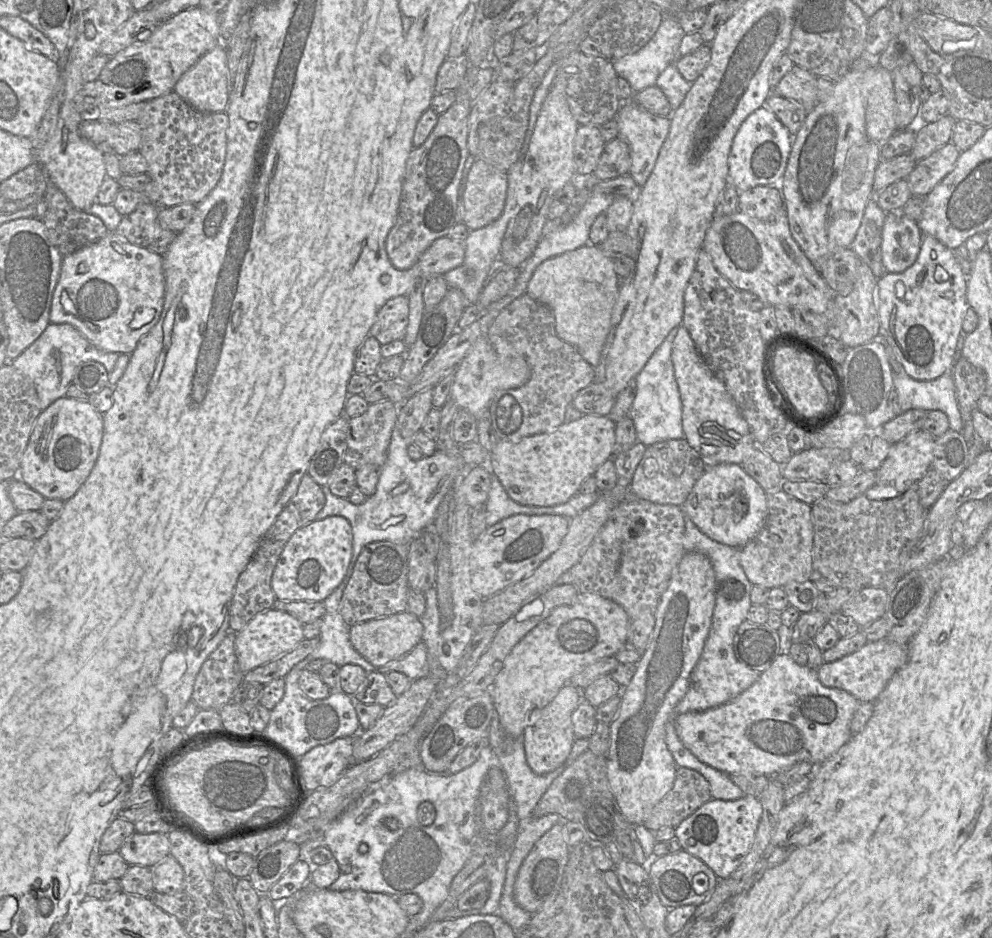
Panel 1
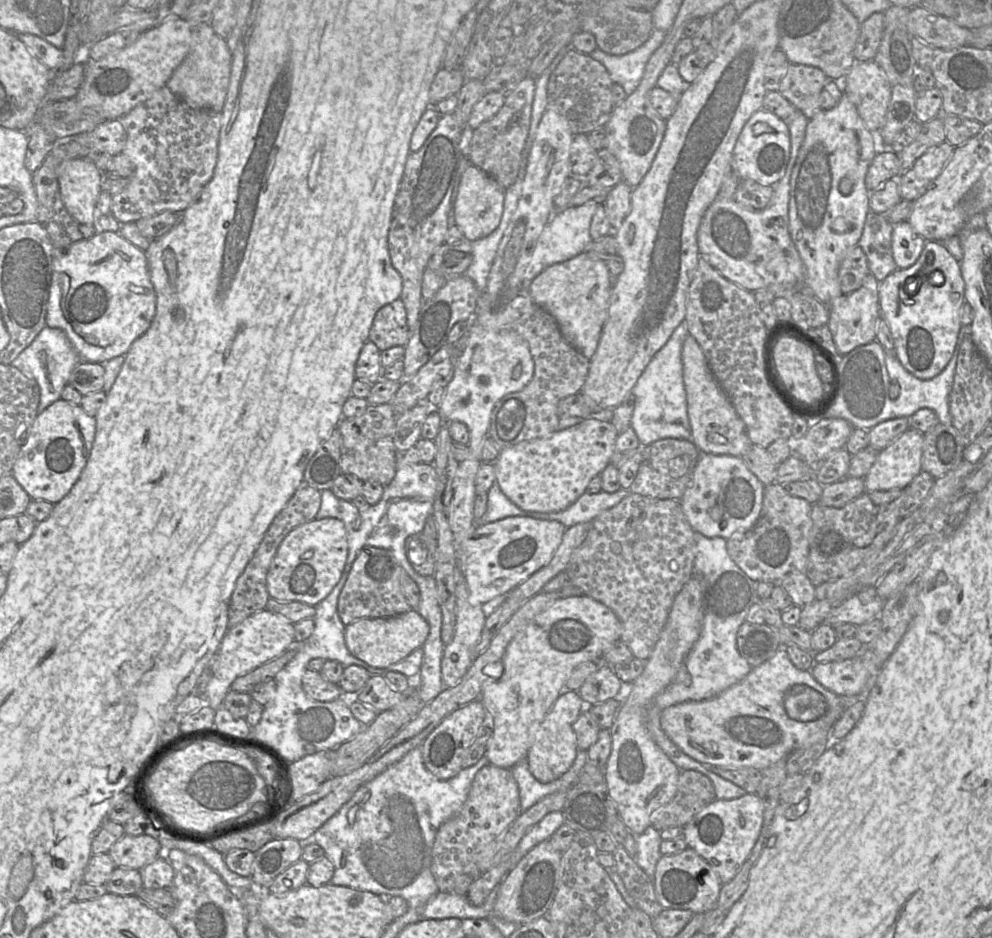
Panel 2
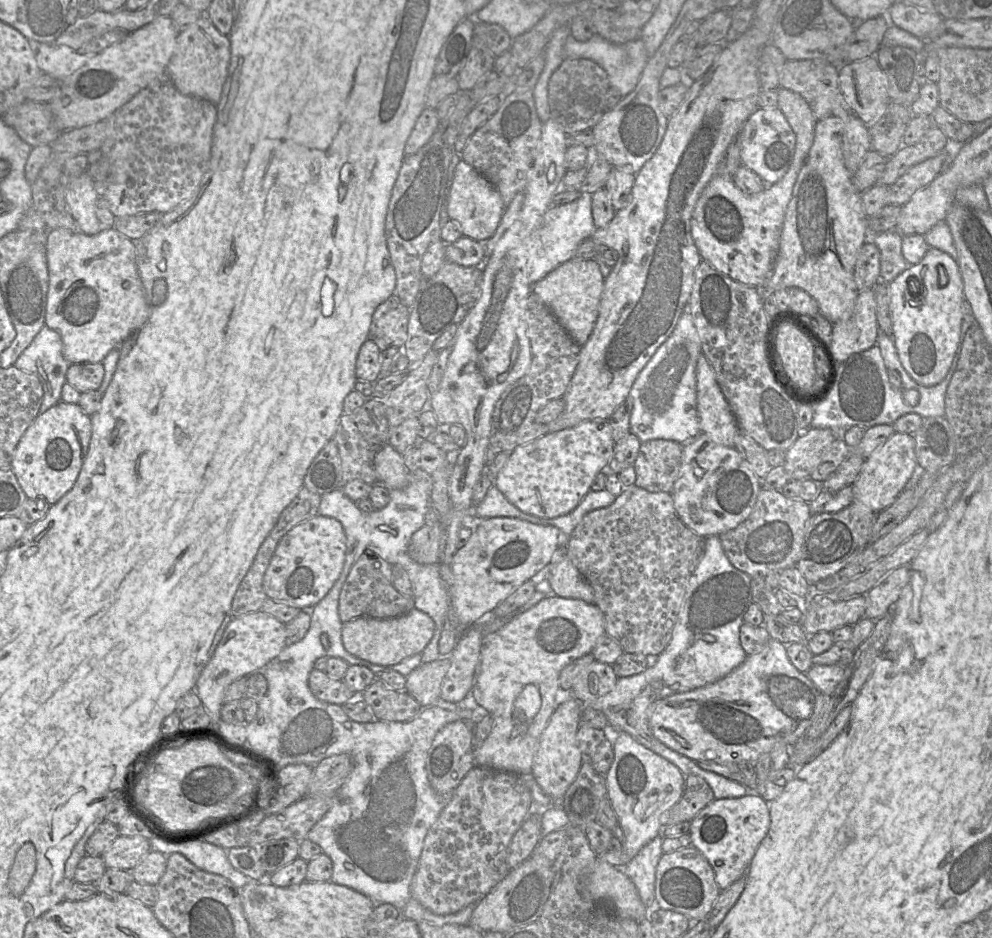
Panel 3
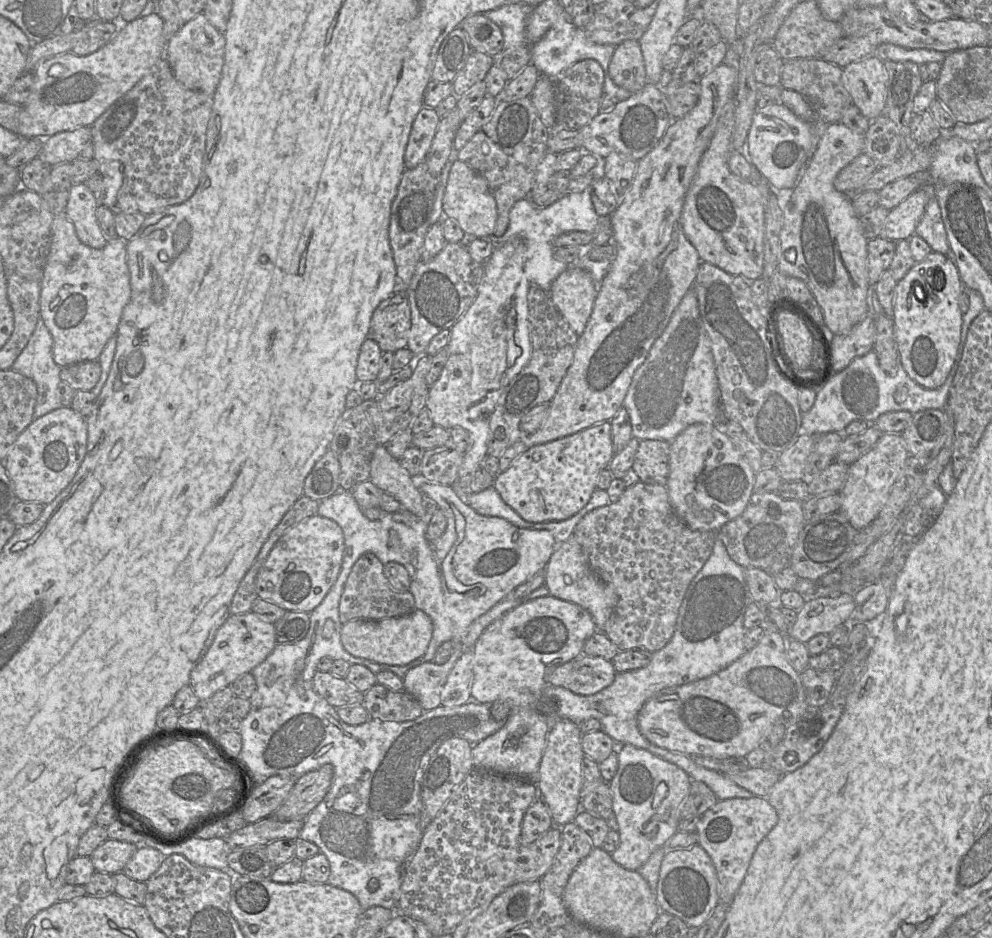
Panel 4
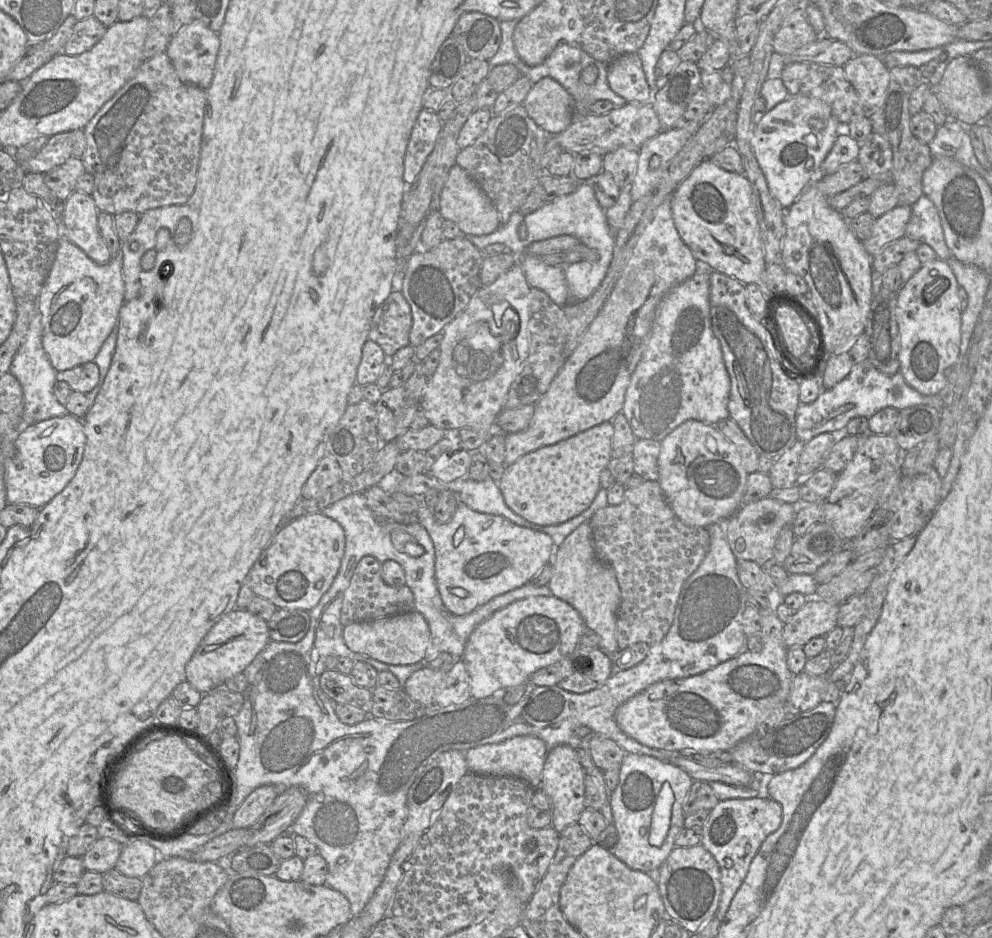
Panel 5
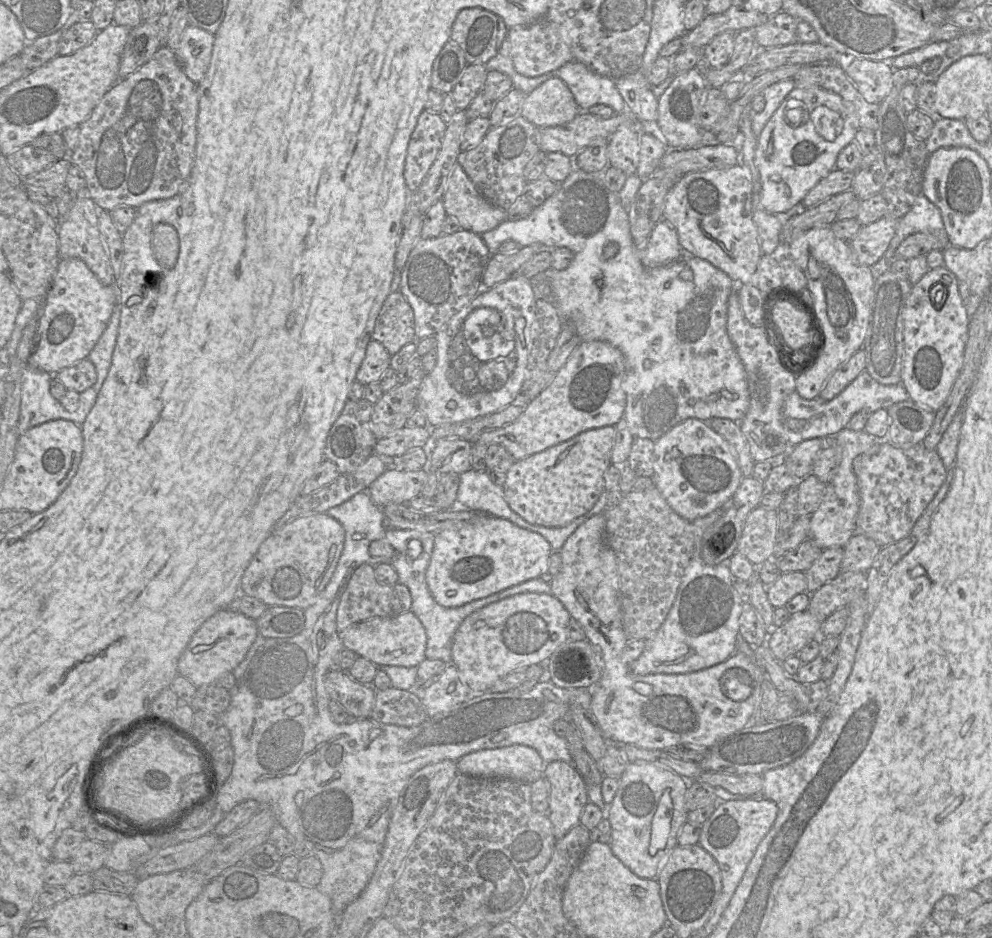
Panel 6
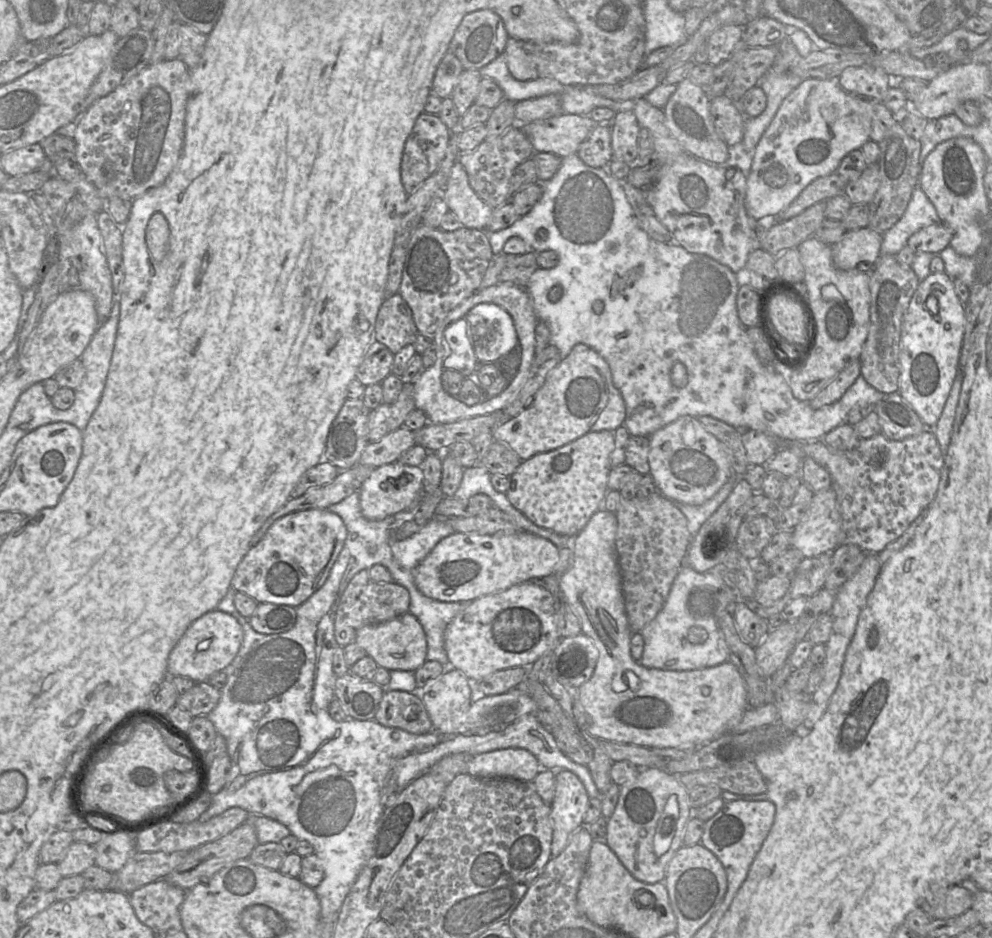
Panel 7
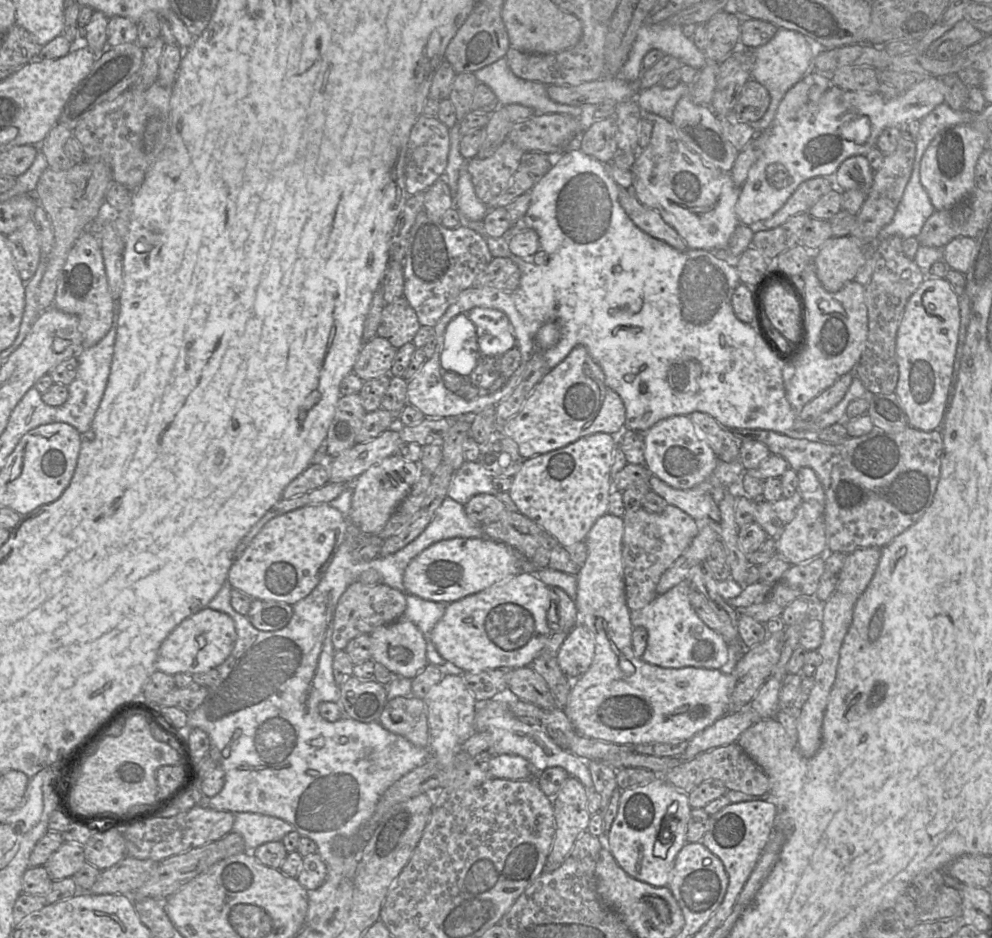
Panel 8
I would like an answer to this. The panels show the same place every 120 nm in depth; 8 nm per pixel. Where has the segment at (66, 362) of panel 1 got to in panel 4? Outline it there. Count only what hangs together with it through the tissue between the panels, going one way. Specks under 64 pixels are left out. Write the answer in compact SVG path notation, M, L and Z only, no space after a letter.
M40 318L28 344L11 367L12 370L32 379L36 383L38 394L34 408L34 418L41 417L63 406L59 392L59 384L61 382L60 372L62 367L54 361L53 345L53 337Z

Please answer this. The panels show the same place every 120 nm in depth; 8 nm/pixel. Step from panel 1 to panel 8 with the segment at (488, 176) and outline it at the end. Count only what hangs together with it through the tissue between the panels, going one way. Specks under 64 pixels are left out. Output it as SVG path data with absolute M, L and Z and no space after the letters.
M465 167L461 170L457 190L454 194L454 207L462 218L470 221L483 221L488 213L488 206L477 197L471 176Z

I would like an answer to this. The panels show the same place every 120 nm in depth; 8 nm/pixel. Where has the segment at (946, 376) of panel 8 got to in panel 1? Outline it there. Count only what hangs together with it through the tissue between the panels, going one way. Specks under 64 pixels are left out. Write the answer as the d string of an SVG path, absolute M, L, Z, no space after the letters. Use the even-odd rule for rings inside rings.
M923 235L922 244L920 247L920 251L918 257L914 264L908 267L905 271L901 273L886 273L881 278L878 278L876 284L876 310L879 316L880 321L880 333L886 339L887 343L891 346L896 359L900 362L905 370L905 372L915 380L933 380L940 377L951 365L954 357L954 353L956 350L956 345L958 341L958 337L960 332L962 331L962 323L964 320L964 316L967 308L969 307L966 300L967 293L967 276L964 275L959 262L957 261L954 251L940 242L933 236ZM934 251L936 253L936 258L931 258L931 252ZM936 266L942 266L948 273L948 279L943 282L937 282L934 277Z

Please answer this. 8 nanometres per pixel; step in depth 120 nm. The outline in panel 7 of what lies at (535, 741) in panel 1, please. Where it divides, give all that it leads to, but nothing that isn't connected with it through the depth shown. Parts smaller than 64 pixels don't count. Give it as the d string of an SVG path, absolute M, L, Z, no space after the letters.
M565 769L555 772L555 794L550 805L551 857L558 856L572 834L584 826L588 801L586 789L574 773Z

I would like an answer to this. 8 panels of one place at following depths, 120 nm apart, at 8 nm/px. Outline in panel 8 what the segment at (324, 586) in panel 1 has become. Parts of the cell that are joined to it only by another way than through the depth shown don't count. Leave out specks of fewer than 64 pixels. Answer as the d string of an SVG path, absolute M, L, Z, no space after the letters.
M328 503L303 506L288 513L277 516L268 521L259 531L259 533L252 539L252 541L243 551L241 556L236 557L228 572L227 582L231 585L232 589L241 591L245 595L249 596L252 600L258 599L262 601L277 601L285 602L289 605L295 605L297 602L307 597L320 582L323 574L325 573L326 569L328 568L335 554L337 553L340 545L345 540L348 525L349 520L339 510L332 507Z

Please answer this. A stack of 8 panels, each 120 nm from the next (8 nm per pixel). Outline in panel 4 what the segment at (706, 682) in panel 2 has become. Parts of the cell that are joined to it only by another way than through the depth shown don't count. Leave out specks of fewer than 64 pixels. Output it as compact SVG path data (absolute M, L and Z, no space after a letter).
M716 533L714 547L709 559L691 581L685 593L672 638L665 647L652 654L650 663L637 670L617 673L614 682L610 686L589 696L575 694L564 686L555 687L547 685L537 702L537 712L548 724L549 731L555 723L564 719L570 720L579 726L583 721L595 718L601 723L601 730L609 735L616 744L630 744L636 748L647 750L653 755L680 767L692 780L705 783L714 792L718 800L750 798L753 794L737 785L728 776L697 765L691 757L685 754L674 753L650 743L640 733L637 719L645 702L660 691L707 678L725 669L747 652L744 646L744 634L747 630L744 627L744 615L747 607L753 601L754 599L745 580L744 568L731 559L724 543L718 538Z

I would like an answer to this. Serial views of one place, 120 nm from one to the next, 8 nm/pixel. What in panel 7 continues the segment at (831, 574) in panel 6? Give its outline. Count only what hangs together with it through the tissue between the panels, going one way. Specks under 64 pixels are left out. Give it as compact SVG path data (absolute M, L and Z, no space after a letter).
M820 554L804 558L791 575L791 584L787 593L769 607L756 606L756 612L764 619L782 613L794 599L805 596L811 598L824 588L832 562L831 554Z

